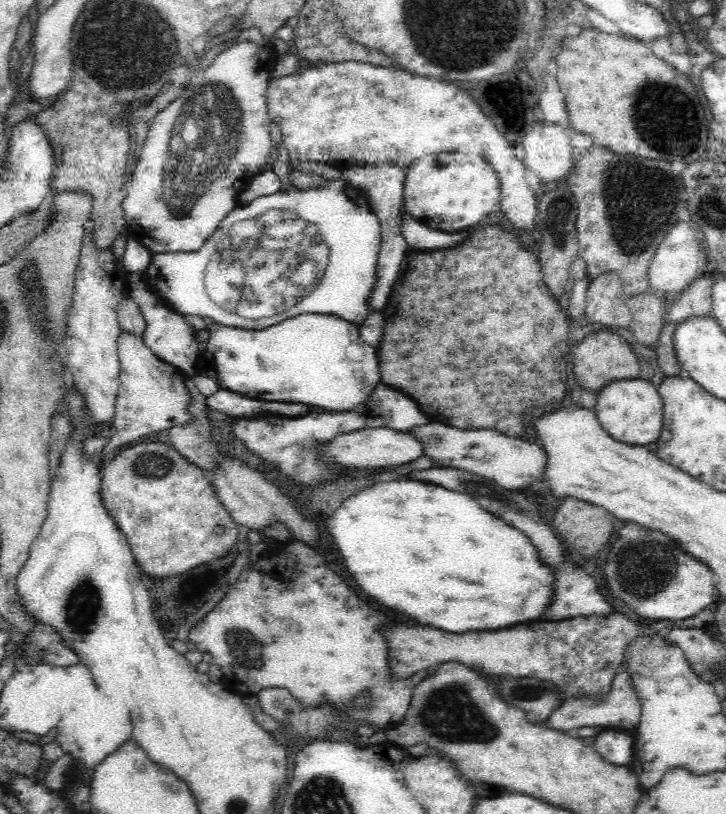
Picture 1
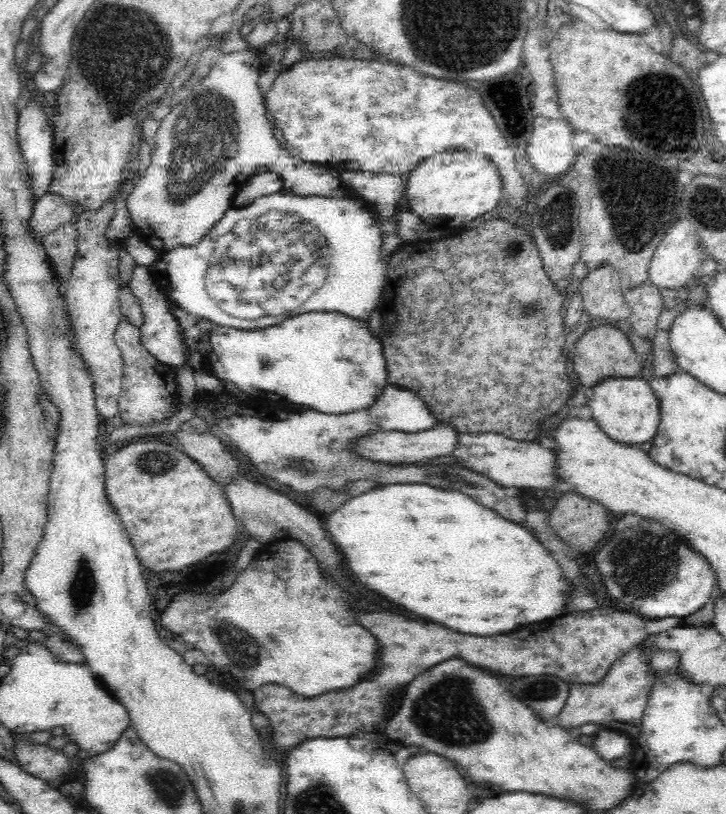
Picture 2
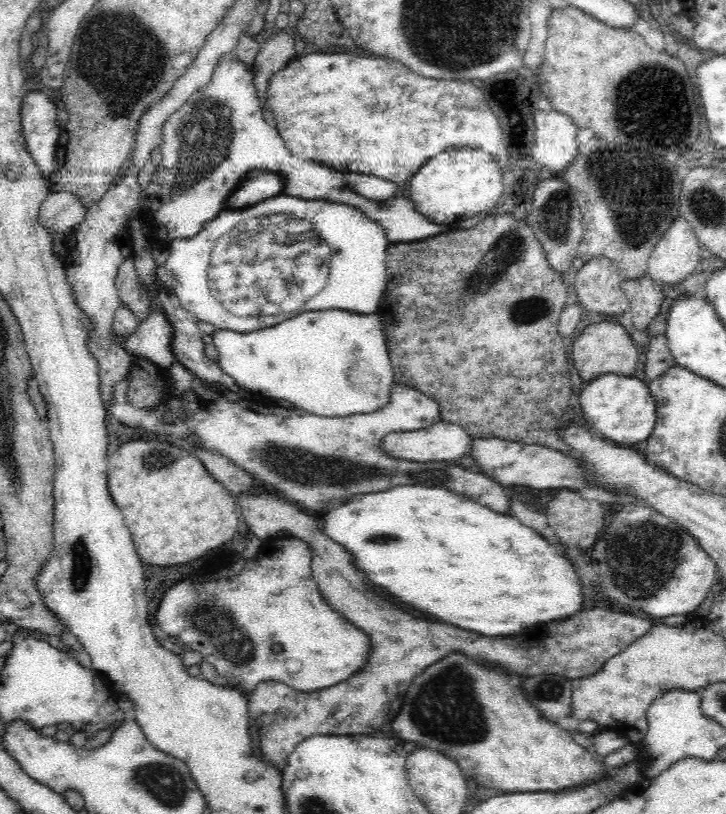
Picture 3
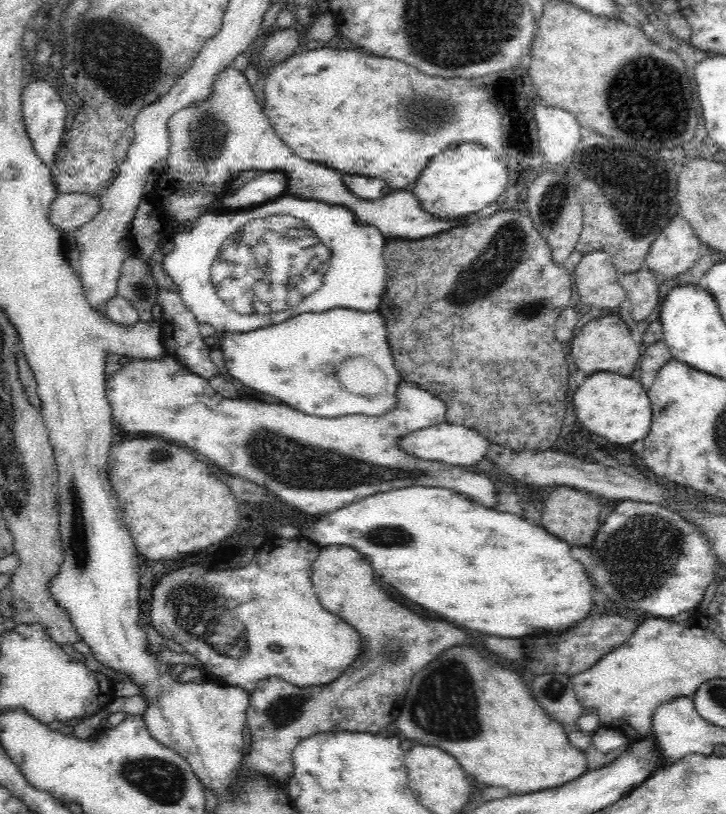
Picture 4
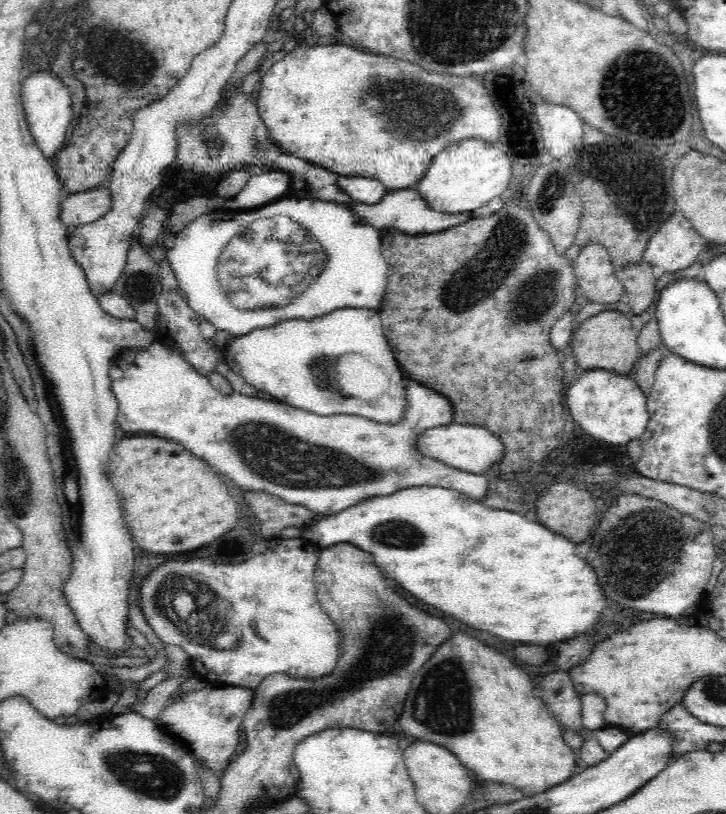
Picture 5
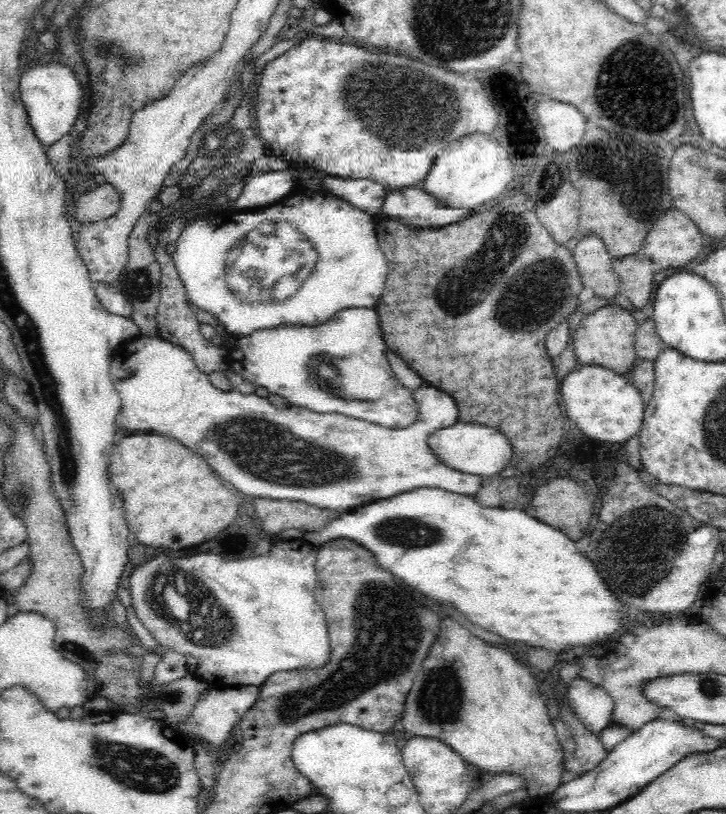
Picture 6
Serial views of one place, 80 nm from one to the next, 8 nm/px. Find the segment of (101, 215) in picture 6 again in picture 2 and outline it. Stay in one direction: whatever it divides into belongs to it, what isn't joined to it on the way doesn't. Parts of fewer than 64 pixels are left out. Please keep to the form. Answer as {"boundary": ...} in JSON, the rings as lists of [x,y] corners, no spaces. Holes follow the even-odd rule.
{"boundary":[[[48,192],[34,203],[33,215],[29,220],[29,228],[41,238],[64,225],[73,215],[68,199],[59,194]]]}

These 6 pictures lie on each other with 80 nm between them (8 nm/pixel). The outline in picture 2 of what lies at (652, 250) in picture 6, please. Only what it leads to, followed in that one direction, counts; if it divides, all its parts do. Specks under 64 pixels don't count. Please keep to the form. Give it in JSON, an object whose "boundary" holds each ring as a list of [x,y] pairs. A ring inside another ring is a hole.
{"boundary":[[[679,218],[666,233],[666,236],[660,241],[660,244],[653,252],[651,264],[649,267],[649,281],[661,289],[680,289],[690,282],[692,274],[700,268],[700,240],[696,231],[692,228],[687,218]]]}

